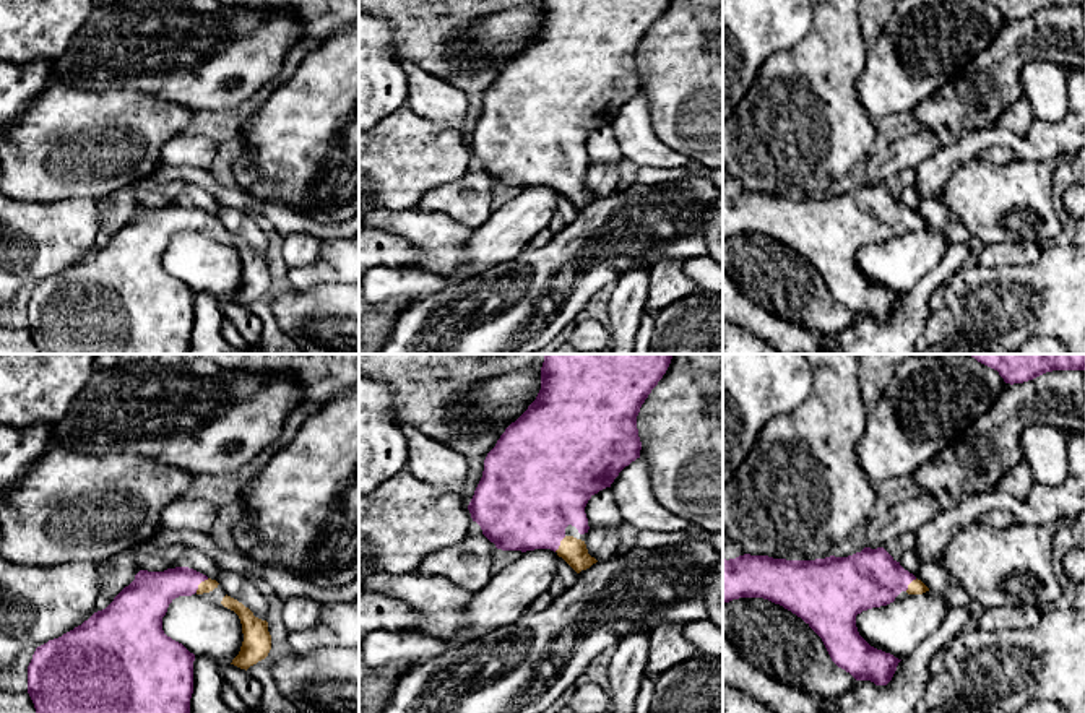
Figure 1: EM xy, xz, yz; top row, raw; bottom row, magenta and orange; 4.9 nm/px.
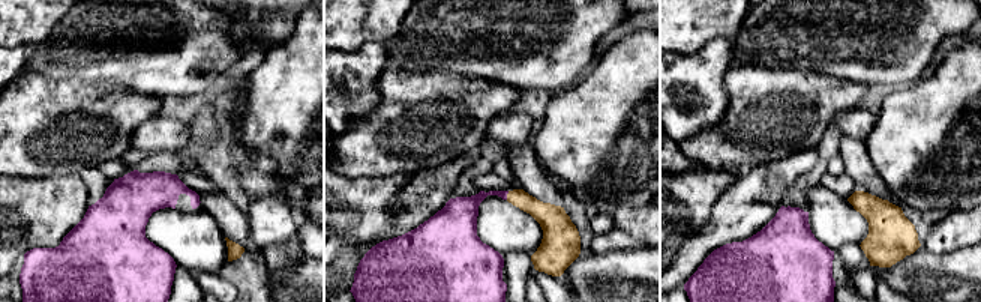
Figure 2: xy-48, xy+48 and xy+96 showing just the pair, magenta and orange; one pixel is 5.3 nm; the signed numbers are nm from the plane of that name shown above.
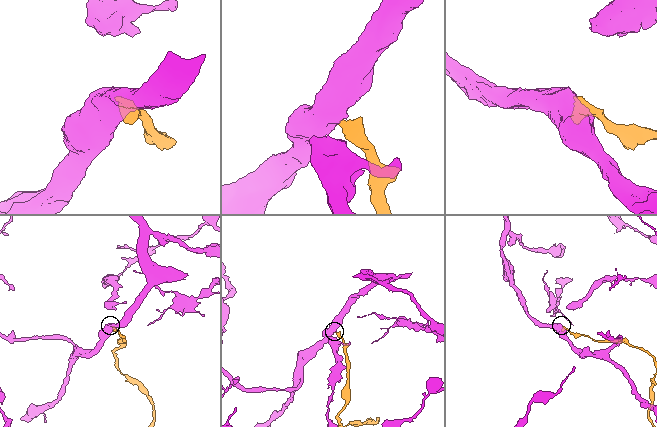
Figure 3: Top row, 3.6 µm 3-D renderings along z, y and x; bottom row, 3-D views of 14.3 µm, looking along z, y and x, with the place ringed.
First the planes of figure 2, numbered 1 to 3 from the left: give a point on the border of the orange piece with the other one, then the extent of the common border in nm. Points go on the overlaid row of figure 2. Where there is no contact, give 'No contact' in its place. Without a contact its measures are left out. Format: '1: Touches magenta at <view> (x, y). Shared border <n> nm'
1: No contact
2: Touches magenta at xy+48 (506, 196). Shared border 50 nm
3: No contact

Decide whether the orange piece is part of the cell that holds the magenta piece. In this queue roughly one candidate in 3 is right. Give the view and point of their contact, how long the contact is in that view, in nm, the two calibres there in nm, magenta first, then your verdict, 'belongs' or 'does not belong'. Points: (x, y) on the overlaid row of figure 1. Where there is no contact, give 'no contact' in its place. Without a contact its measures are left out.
xy (200, 582) | 100 nm | 200/70 nm | belongs

